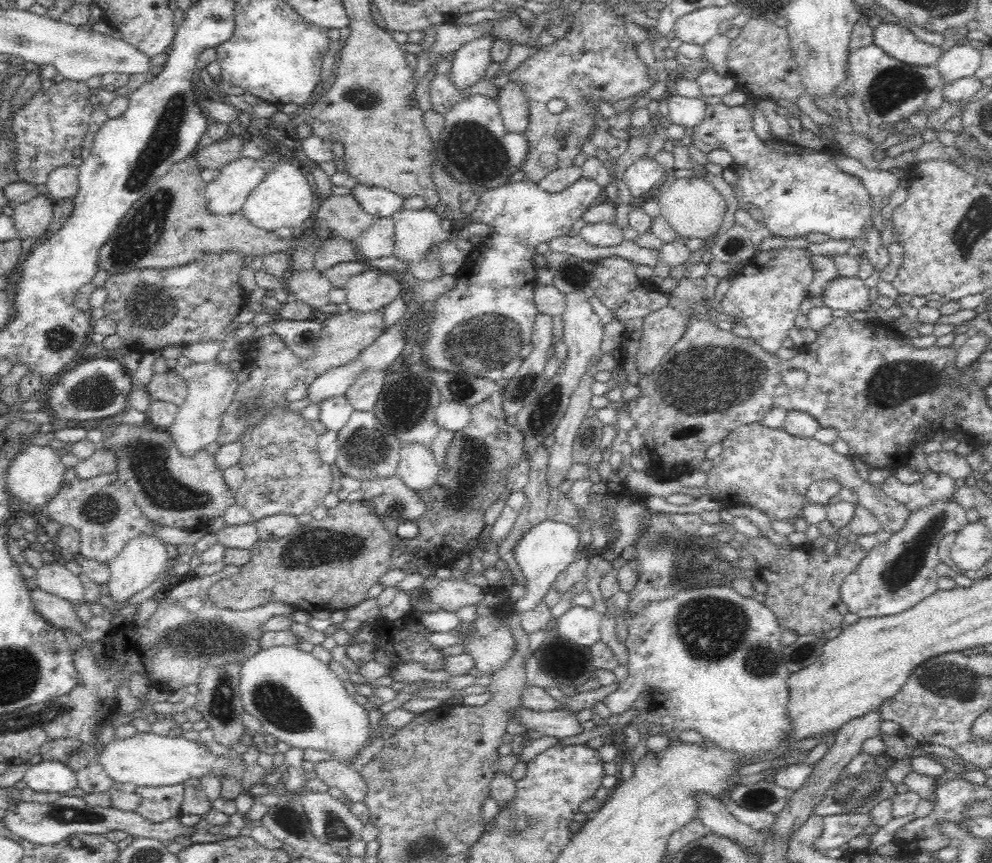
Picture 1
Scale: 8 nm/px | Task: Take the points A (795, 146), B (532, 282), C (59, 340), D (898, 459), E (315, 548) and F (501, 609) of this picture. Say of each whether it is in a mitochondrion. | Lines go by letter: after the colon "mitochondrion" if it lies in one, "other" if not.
A: other
B: other
C: mitochondrion
D: other
E: mitochondrion
F: other

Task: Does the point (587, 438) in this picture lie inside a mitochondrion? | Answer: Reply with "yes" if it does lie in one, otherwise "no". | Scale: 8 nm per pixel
no

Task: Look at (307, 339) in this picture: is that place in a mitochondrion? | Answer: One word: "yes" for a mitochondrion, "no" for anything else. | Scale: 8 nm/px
yes

